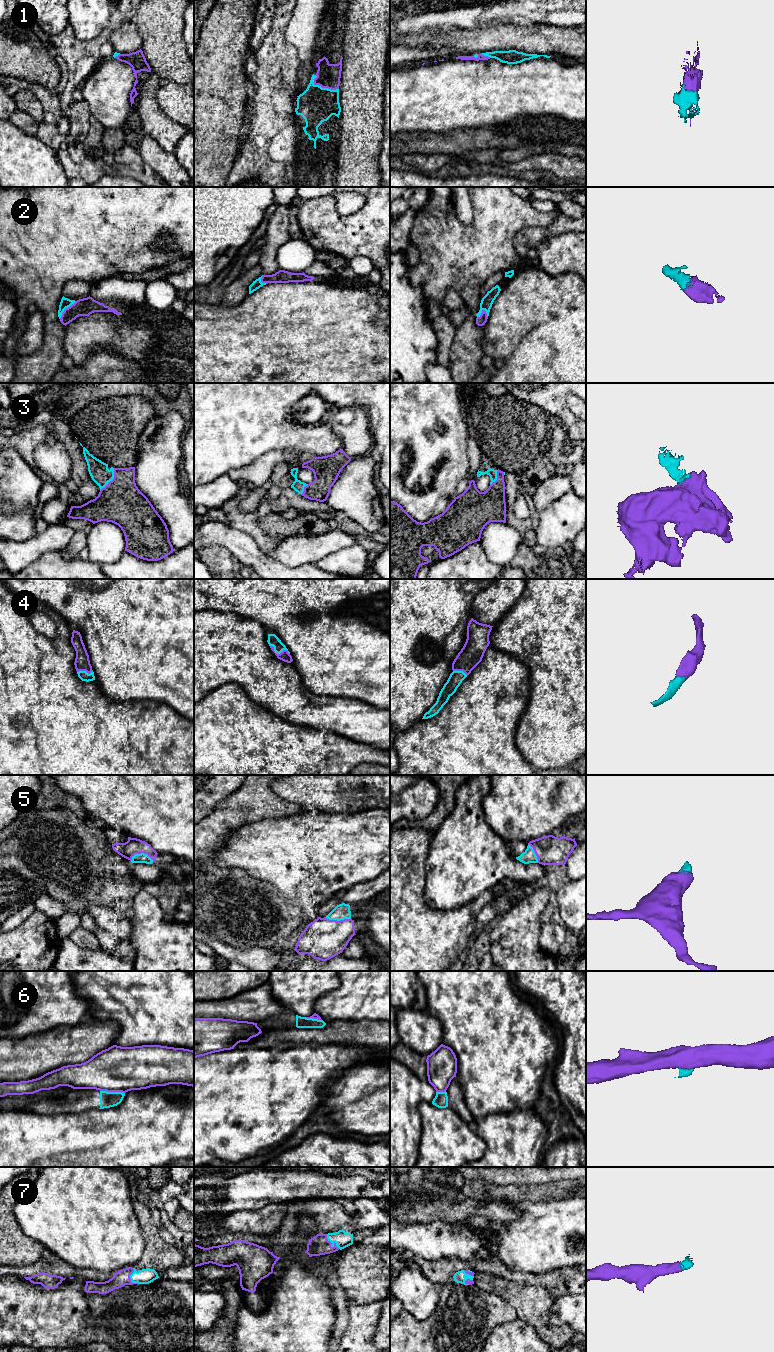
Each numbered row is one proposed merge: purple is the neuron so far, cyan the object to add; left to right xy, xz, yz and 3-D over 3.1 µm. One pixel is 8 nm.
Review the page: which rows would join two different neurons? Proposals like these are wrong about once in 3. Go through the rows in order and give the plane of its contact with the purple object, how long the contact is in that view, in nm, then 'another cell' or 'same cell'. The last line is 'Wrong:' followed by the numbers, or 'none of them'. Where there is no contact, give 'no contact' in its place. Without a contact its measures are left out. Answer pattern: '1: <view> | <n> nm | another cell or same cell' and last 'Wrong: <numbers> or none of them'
1: xz | 220 nm | same cell
2: xy | 200 nm | same cell
3: xy | 220 nm | same cell
4: xz | 180 nm | same cell
5: xy | 190 nm | same cell
6: xy | 200 nm | another cell
7: xz | 160 nm | same cell
Wrong: 6

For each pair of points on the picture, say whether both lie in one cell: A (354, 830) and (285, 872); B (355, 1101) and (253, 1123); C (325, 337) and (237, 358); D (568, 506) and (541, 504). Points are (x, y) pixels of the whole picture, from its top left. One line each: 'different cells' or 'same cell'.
A: same cell
B: different cells
C: same cell
D: different cells

